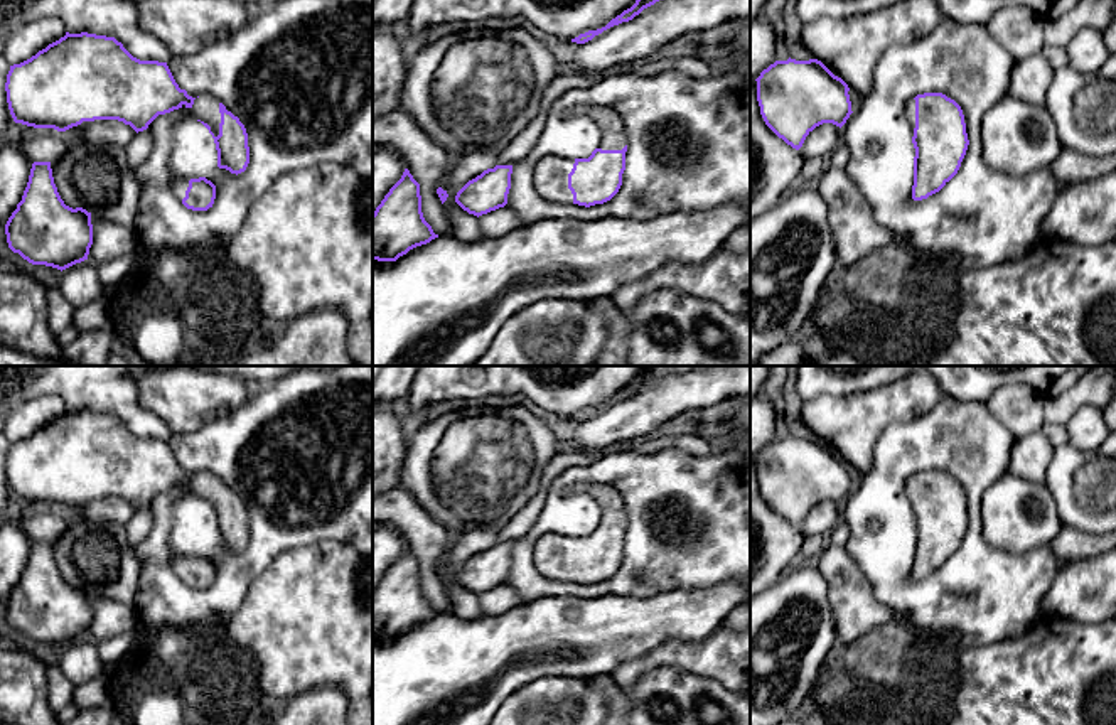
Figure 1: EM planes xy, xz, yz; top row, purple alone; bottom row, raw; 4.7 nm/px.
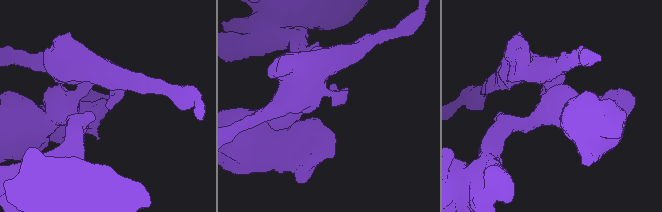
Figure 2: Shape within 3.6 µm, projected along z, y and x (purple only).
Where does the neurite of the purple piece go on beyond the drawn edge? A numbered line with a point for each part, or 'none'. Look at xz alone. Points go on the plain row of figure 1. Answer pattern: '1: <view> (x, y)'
1: xz (552, 550)

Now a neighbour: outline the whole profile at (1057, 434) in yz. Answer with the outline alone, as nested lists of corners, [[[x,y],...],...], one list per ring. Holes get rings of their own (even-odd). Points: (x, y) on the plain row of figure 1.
[[[1045,422],[1042,430],[1047,433],[1050,443],[1057,448],[1069,443],[1069,433],[1065,423],[1050,423]]]

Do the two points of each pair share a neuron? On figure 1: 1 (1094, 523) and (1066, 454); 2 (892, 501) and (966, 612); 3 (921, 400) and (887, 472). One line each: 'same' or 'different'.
1: same
2: same
3: different

